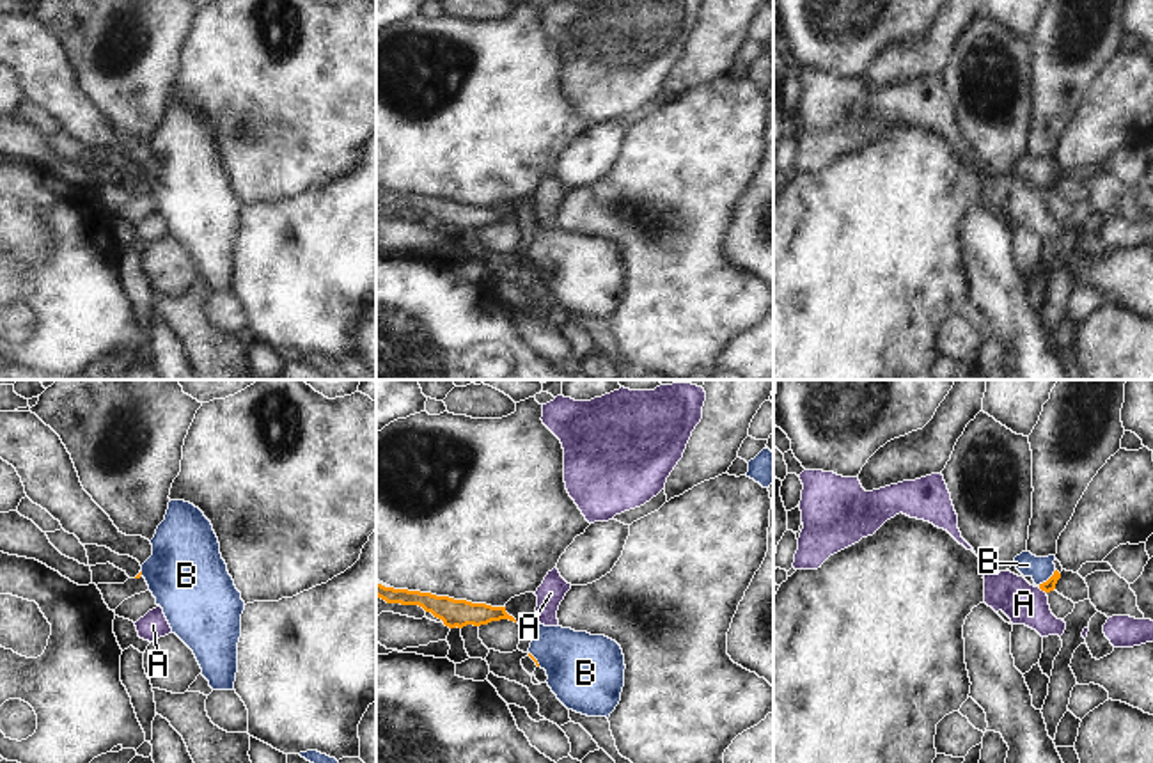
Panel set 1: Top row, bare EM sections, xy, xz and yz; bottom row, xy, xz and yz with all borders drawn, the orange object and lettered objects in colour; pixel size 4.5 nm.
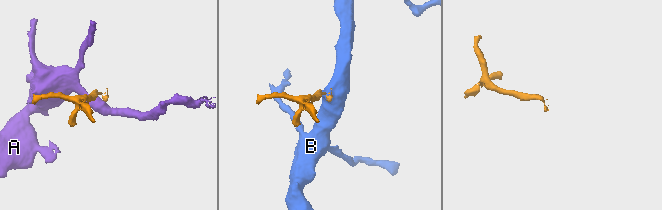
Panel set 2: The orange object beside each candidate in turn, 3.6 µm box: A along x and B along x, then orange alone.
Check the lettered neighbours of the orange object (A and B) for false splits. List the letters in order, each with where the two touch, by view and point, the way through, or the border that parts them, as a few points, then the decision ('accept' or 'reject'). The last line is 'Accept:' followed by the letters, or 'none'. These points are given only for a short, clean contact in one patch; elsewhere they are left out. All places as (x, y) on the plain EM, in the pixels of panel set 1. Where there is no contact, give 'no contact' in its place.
A: meets orange in yz at (1042, 192); border along yz (1038, 190), (1045, 196); reject
B: meets orange in yz at (1049, 181); runs through yz (1047, 188), (1049, 181), (1040, 171); accept
Accept: B

